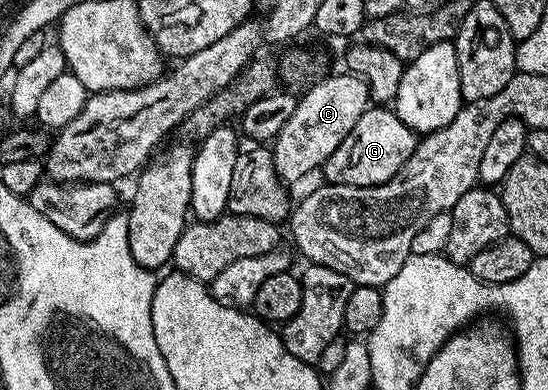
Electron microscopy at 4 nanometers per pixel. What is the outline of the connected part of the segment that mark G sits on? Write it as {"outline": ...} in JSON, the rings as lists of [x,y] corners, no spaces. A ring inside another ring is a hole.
{"outline":[[[370,107],[363,115],[359,115],[359,123],[351,127],[347,139],[335,147],[335,151],[325,161],[323,166],[324,180],[330,185],[354,185],[355,187],[371,187],[382,185],[392,179],[395,174],[401,172],[401,168],[411,159],[411,155],[417,150],[418,134],[413,132],[403,119],[399,119],[396,112],[389,107]]]}

